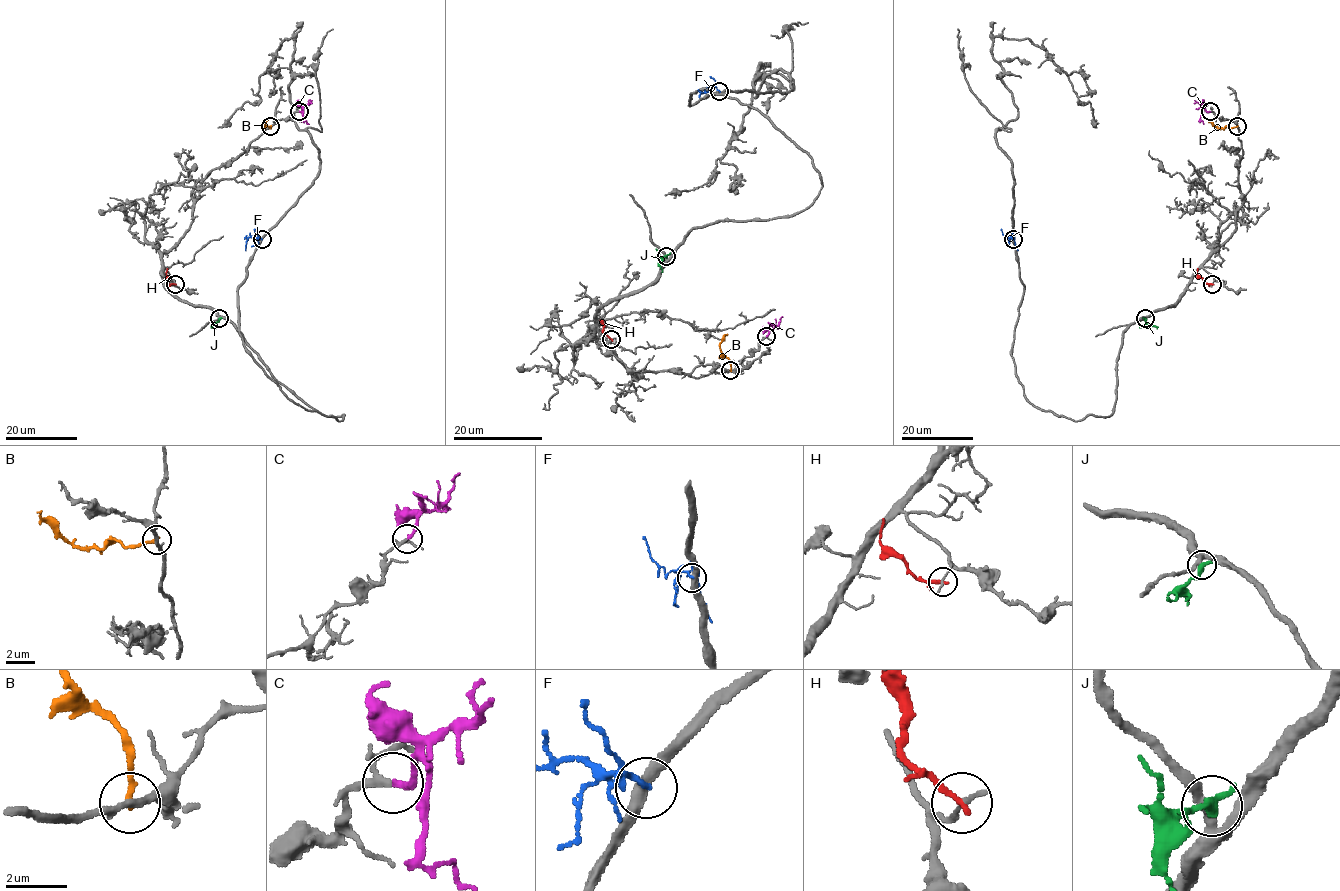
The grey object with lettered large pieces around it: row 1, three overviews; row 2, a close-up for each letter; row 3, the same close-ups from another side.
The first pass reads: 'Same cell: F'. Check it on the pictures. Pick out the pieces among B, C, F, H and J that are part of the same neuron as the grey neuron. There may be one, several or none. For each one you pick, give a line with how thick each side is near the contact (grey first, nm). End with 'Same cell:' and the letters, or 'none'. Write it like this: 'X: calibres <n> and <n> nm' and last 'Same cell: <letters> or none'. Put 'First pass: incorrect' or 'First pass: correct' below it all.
C: calibres 180 and 220 nm
Same cell: C
First pass: incorrect

